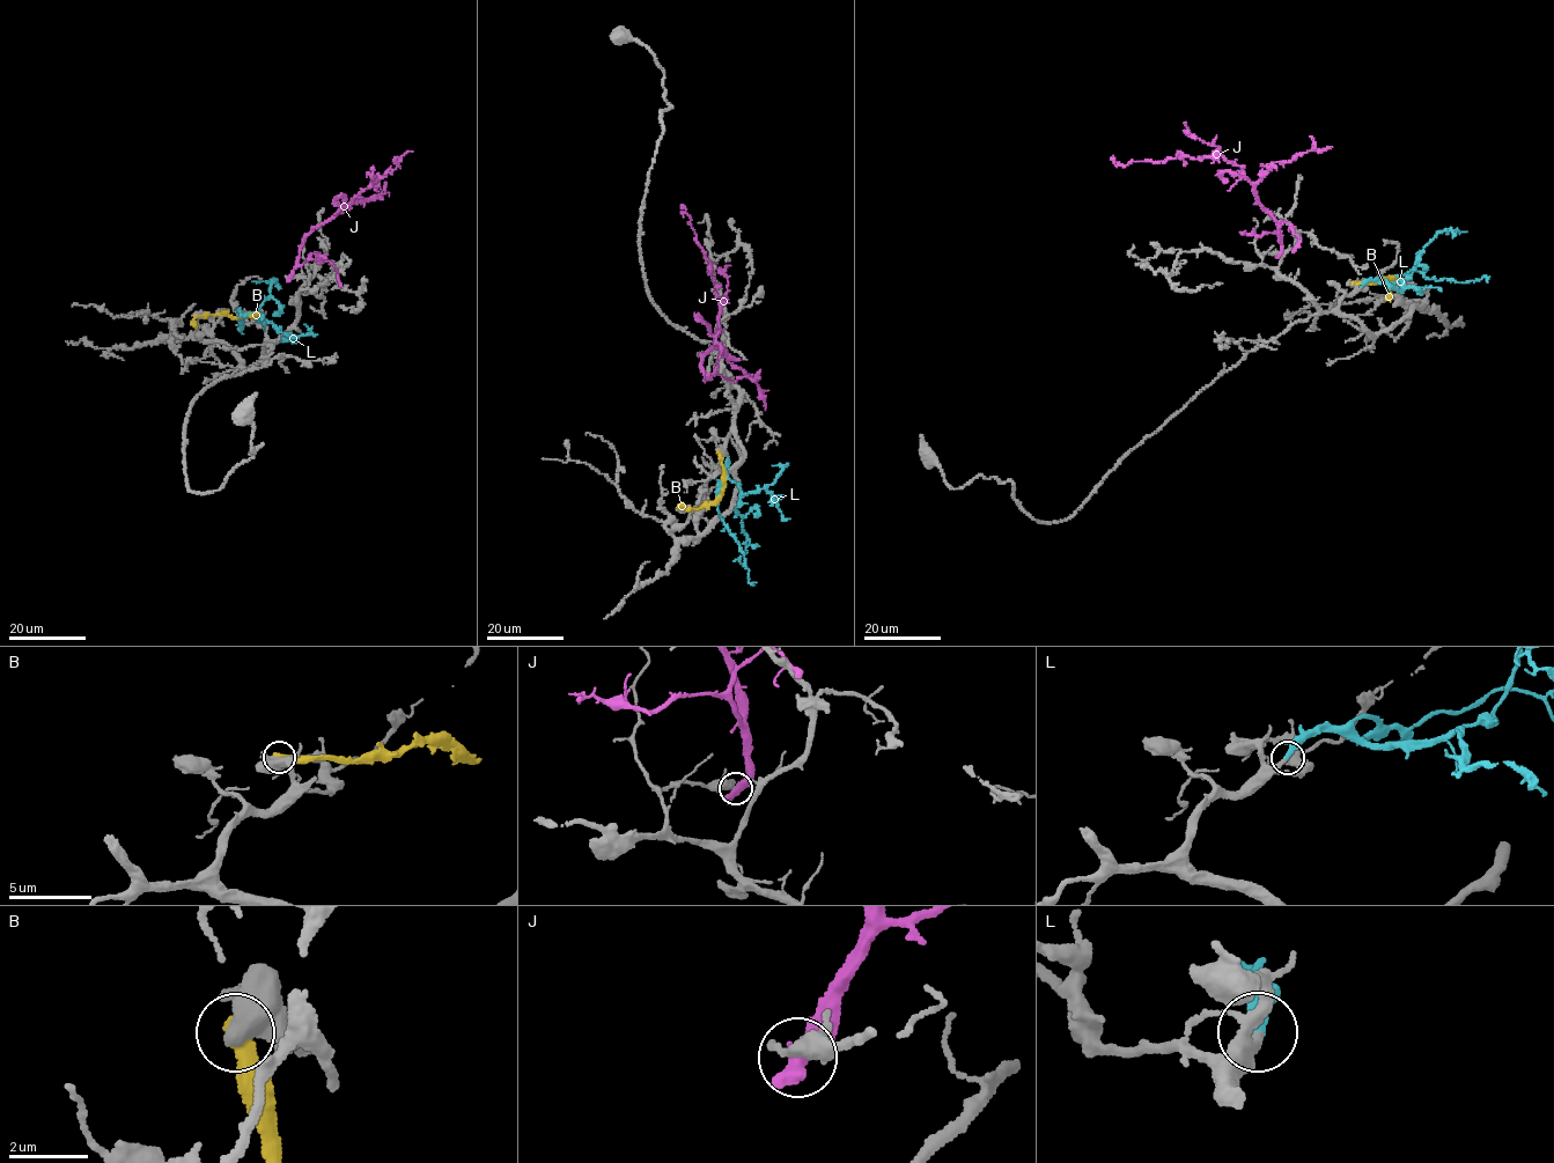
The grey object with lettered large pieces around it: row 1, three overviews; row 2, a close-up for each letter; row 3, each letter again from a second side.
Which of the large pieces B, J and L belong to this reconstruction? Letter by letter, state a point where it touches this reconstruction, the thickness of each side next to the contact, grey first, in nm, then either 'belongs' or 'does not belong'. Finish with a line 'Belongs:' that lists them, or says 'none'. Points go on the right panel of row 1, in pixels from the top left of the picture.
B: meets grey at (1353, 282); 700 nm thick on the grey side, 500 nm on the other; does not belong
J: meets grey at (1279, 254); 360 nm thick on the grey side, 600 nm on the other; does not belong
L: meets grey at (1362, 286); 280 nm thick on the grey side, 380 nm on the other; belongs
Belongs: L

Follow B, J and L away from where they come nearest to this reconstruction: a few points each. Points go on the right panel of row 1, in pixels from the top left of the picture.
B: (1353, 282), (1381, 282), (1387, 278), (1397, 284), (1398, 280), (1390, 287), (1390, 301)
J: (1279, 254), (1279, 227), (1260, 207), (1241, 167), (1220, 154), (1120, 166), (1114, 164), (1113, 155)
L: (1362, 286), (1379, 277), (1392, 279), (1411, 271), (1429, 279), (1457, 281), (1485, 277), (1487, 282)

